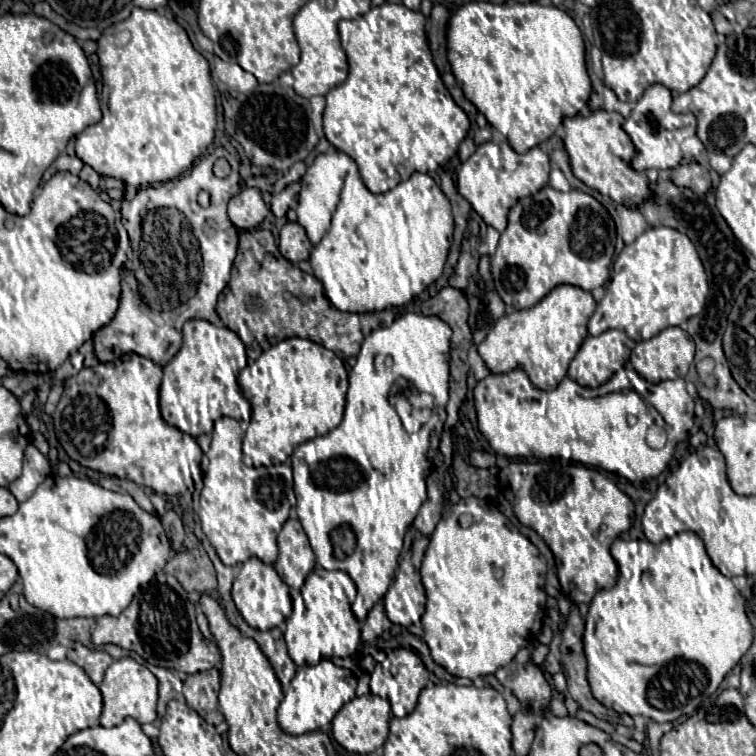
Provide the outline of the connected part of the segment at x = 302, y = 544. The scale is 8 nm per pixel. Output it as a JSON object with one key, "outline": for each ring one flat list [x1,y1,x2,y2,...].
{"outline":[[289,518,283,524,277,544,279,544,279,558,275,562,275,570,279,572,279,576,283,576,283,582,289,588,299,590,315,566,315,554,309,546,309,540,299,520]]}

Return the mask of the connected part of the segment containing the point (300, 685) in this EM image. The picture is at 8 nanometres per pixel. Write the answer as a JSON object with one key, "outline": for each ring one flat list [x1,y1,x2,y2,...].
{"outline":[[321,660,315,666,307,666,307,668,299,668,295,678,291,680,289,690,285,692,285,698,279,706,277,712,277,720,279,726,293,736,299,734,307,734,313,730,319,730,327,724,331,724,331,720,335,718,335,714,349,702,355,698,355,688,357,688,357,678,351,670,347,668,337,668,333,666,329,660]]}

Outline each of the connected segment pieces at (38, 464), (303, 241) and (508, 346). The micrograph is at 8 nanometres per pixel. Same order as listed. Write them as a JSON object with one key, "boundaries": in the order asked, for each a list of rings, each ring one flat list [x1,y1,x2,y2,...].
{"boundaries":[[[29,444,25,450,25,460,23,460,23,474,19,476,19,480,15,480,9,486,9,492,19,500,27,500,35,488,51,474,51,466,49,460,33,446]],[[287,222,279,234,279,252,293,264,307,260,313,244,309,242,305,230,299,224]],[[561,284,553,288,545,298,541,298,535,306,527,310,515,310,499,318,487,338,475,348,489,372,505,374,521,368,525,370,533,386,541,390,553,390,567,376,569,362,587,336,587,320,593,312,595,300,591,292,585,292,571,284]]]}

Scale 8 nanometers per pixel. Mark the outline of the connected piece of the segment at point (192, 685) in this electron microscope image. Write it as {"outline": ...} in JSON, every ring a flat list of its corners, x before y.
{"outline":[[217,670,195,674,185,680,183,696,189,708,193,708,207,724,213,724,213,726,225,722,223,714,219,712,217,694,219,694,219,672]]}

